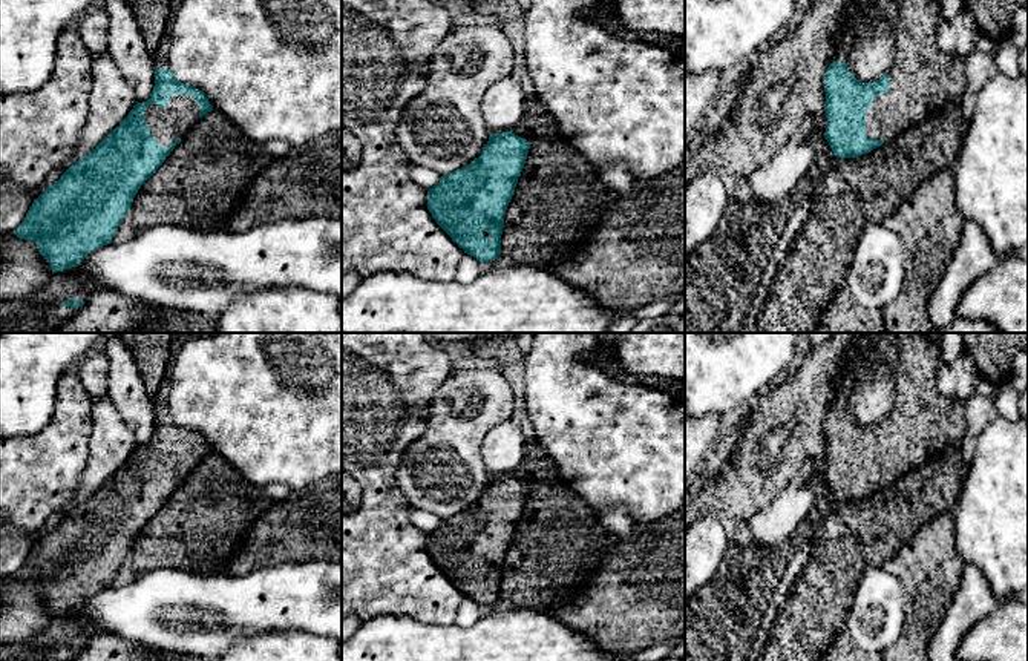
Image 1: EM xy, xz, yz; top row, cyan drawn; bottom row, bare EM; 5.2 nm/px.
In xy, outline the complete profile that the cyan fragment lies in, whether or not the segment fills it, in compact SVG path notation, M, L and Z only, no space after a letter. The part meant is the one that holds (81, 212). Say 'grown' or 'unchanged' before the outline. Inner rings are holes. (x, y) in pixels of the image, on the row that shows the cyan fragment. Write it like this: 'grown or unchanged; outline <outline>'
grown; outline M156 61L155 86L147 101L129 115L86 156L72 164L57 183L34 199L14 232L31 239L46 259L49 278L80 264L90 252L112 242L141 186L162 166L184 135L211 112L205 94L175 78L165 61Z

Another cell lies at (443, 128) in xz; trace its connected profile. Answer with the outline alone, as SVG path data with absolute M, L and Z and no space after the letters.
M452 26L432 55L426 87L408 103L397 124L397 140L409 161L449 175L478 158L490 136L481 110L483 97L512 71L513 48L503 28Z

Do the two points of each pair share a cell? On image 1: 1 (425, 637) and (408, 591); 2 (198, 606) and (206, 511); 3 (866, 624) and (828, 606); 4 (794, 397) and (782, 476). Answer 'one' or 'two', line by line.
1: two
2: two
3: two
4: one

